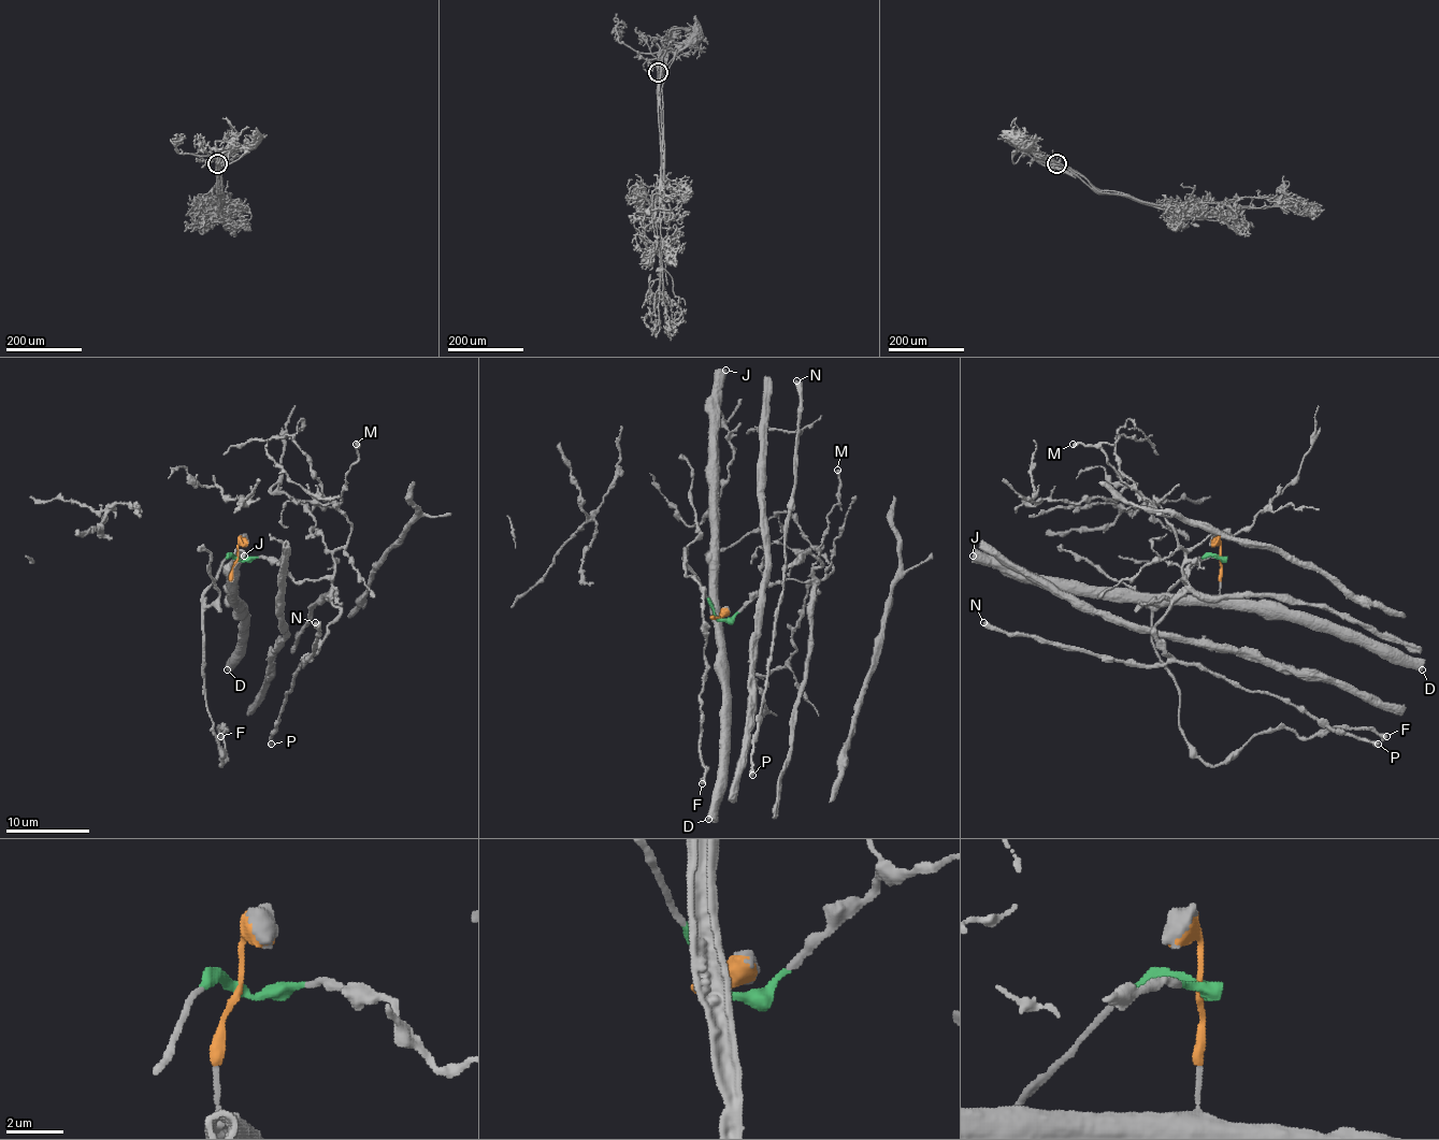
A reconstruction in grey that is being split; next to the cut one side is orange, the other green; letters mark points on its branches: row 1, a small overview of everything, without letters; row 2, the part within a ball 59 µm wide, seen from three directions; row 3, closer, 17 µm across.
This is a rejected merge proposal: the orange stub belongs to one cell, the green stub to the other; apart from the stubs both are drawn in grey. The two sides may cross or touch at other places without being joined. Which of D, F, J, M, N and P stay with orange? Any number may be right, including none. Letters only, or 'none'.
D, J

